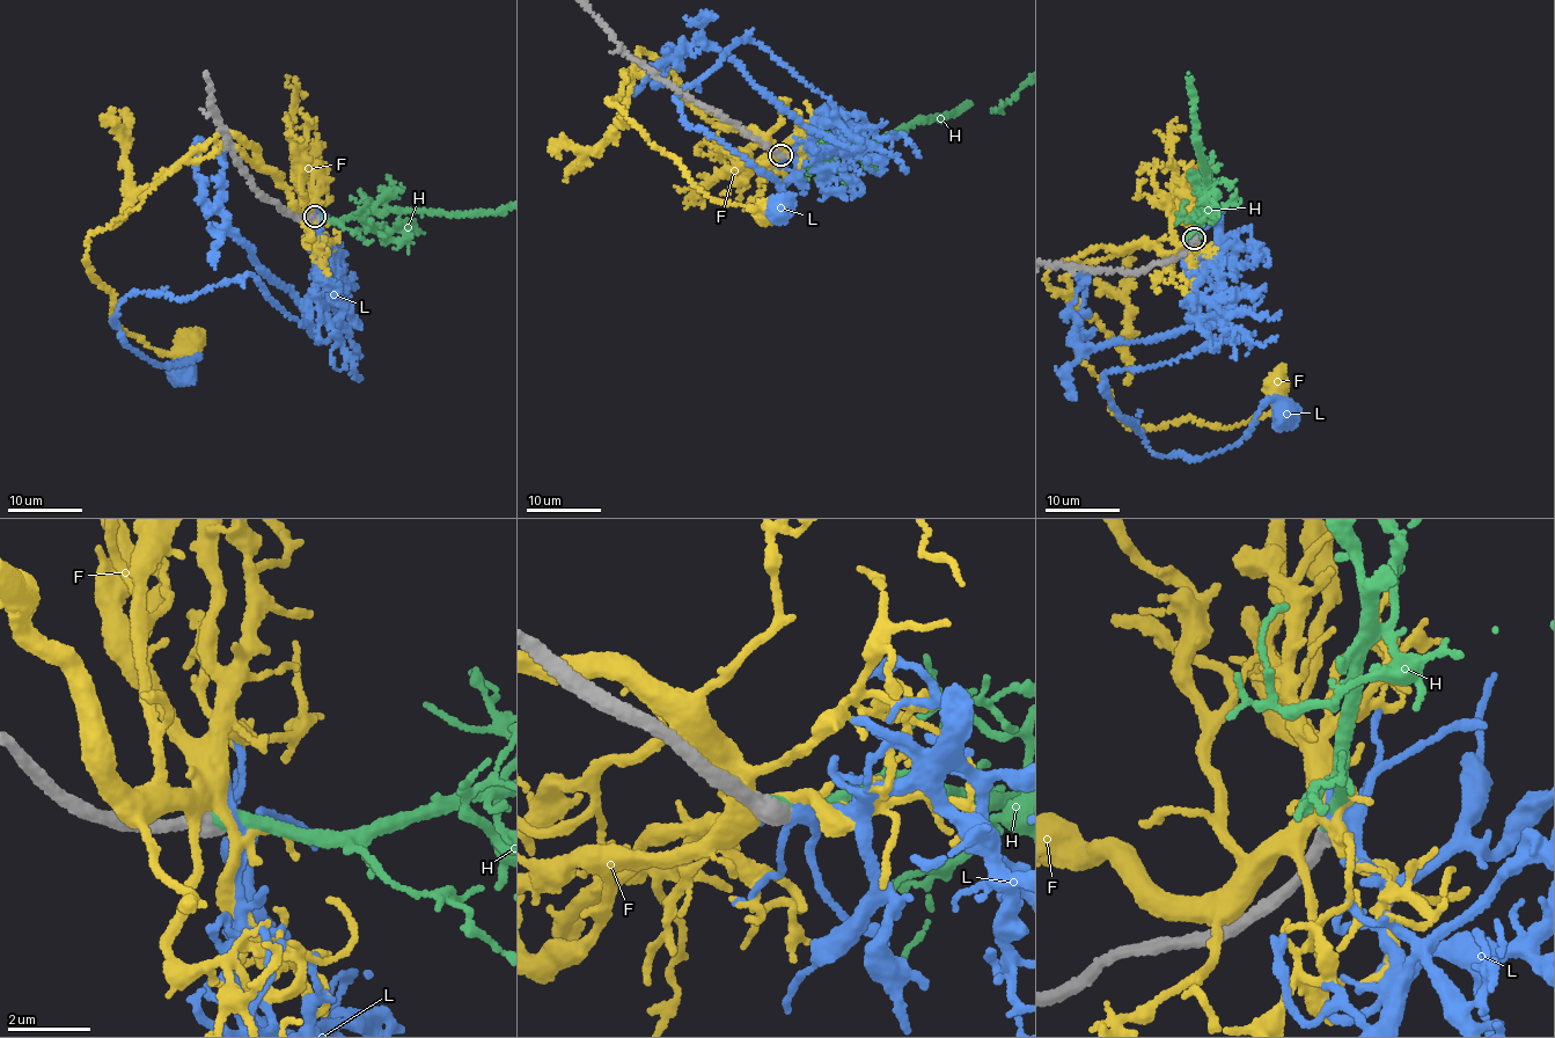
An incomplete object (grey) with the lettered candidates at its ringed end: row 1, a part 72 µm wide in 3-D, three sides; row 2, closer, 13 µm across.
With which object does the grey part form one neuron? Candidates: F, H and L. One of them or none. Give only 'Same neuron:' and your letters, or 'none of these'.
Same neuron: H

